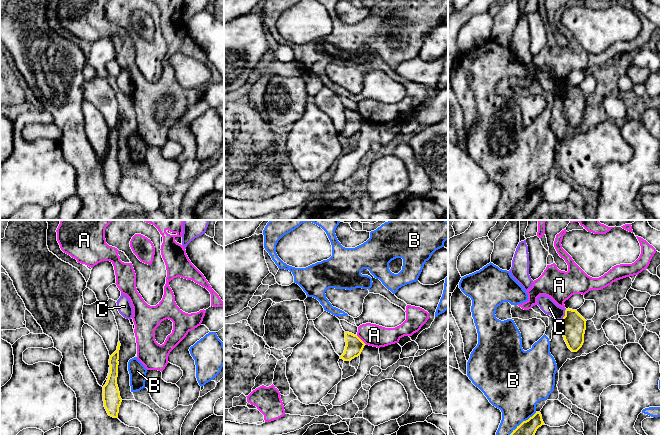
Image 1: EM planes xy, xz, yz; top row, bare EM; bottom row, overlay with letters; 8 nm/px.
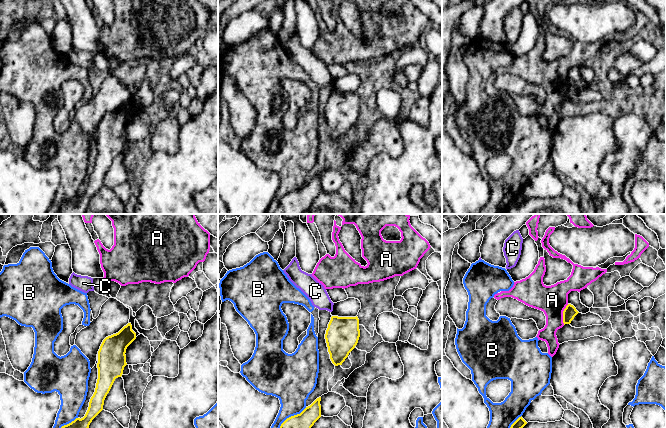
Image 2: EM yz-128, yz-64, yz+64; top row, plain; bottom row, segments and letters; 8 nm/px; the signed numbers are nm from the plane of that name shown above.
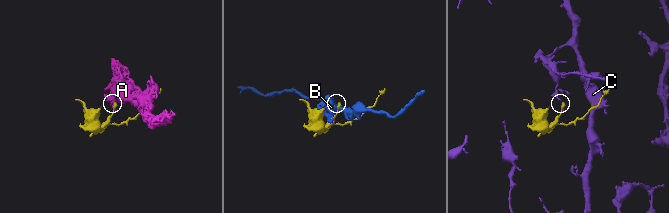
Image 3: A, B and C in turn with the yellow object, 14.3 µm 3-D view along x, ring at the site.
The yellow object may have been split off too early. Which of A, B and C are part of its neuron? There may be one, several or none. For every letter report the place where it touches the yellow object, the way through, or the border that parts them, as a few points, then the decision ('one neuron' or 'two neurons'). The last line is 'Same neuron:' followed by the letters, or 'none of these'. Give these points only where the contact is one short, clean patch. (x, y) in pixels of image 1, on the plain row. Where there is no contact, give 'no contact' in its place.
A: contact xz (360, 115); border xz (356, 111), (365, 119); two neurons
B: contact yz (518, 202); two neurons
C: contact yz (565, 91); border yz (566, 85), (565, 91), (561, 96); two neurons
Same neuron: none of these

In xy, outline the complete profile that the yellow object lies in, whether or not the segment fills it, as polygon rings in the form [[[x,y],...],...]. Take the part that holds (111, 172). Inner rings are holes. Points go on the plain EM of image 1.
[[[118,118],[117,126],[110,132],[110,149],[106,160],[103,162],[104,183],[108,191],[113,194],[118,194],[119,183],[122,178],[117,161],[120,122],[121,120]]]

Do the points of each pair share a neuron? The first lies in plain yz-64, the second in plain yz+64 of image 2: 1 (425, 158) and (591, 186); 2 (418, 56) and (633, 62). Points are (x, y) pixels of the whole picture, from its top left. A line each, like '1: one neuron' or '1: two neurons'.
1: two neurons
2: two neurons

